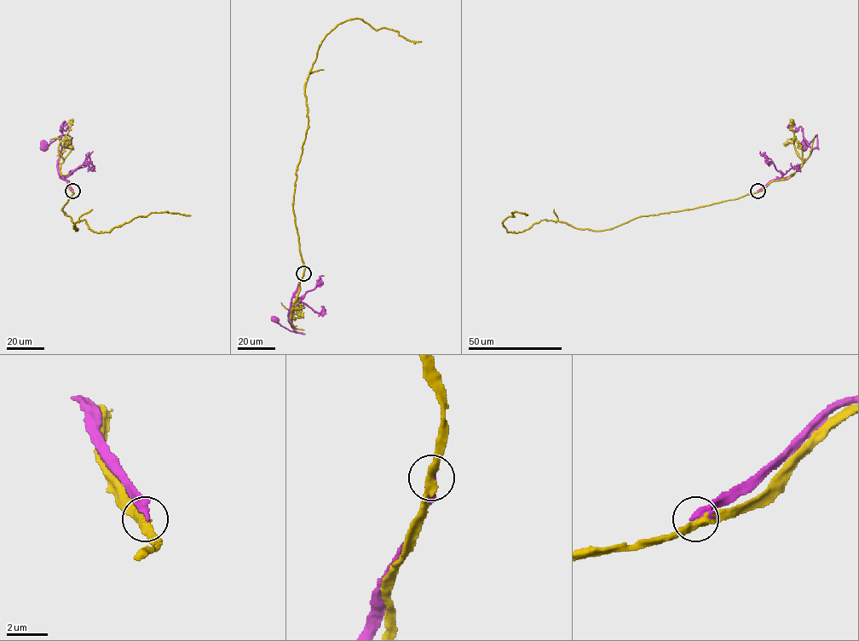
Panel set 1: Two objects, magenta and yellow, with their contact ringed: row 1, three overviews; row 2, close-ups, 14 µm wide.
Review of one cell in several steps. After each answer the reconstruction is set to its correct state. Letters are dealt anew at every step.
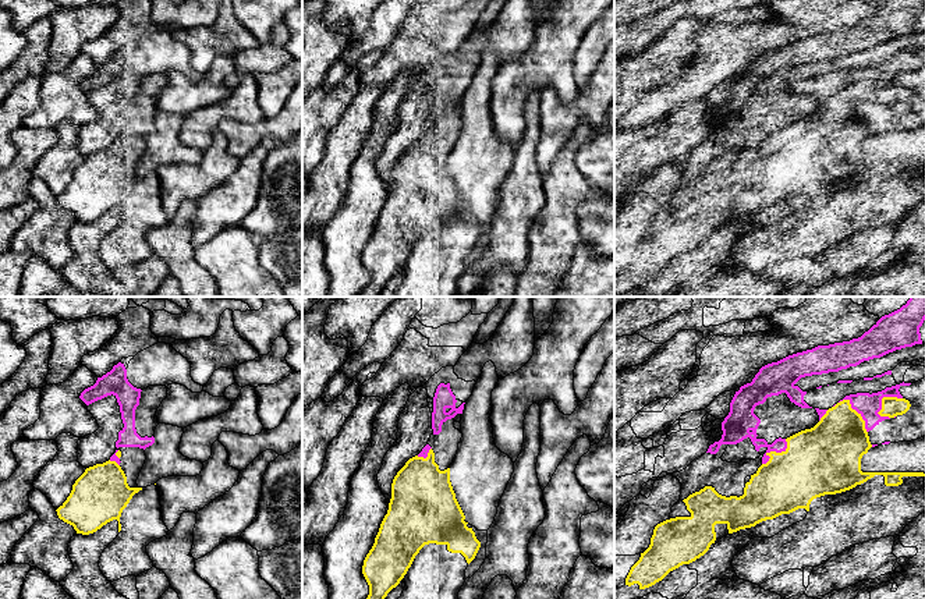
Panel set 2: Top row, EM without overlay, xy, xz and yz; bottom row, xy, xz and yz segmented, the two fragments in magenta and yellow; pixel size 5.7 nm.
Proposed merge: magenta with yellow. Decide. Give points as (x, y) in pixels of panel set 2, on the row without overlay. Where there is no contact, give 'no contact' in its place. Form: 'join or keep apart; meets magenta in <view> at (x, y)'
keep apart; meets magenta in yz at (885, 84)

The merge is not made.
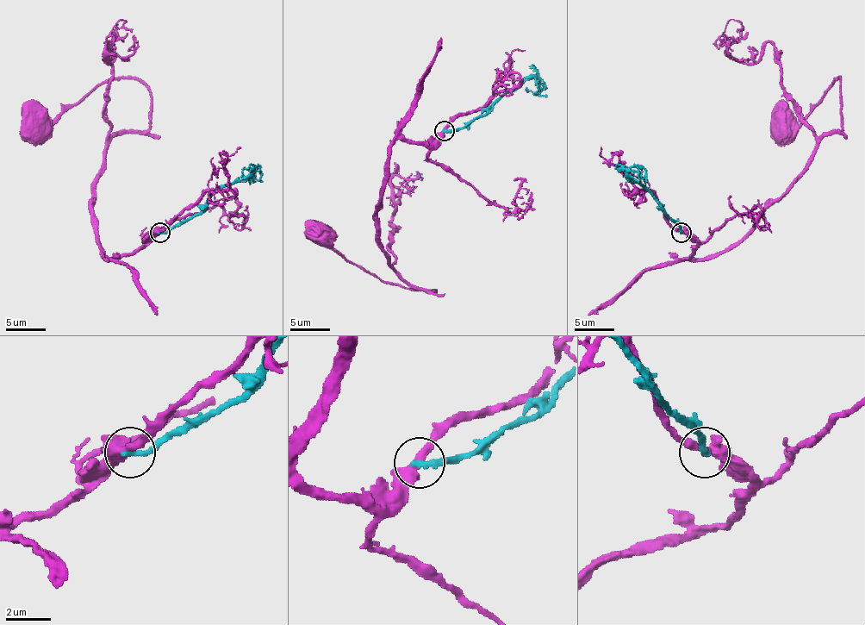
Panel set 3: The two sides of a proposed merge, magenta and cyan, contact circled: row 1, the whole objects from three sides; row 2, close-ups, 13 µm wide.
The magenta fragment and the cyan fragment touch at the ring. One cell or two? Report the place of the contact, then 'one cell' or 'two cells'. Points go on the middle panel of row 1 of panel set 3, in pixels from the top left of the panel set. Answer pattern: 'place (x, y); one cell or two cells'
place (444, 131); two cells

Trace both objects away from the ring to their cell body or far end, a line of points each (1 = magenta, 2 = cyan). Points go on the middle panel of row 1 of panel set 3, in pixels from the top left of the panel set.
1: (444, 130), (388, 150), (376, 235), (410, 284), (434, 290), (384, 283), (319, 234)
2: (444, 130), (457, 130), (469, 124), (525, 78), (535, 80), (538, 89), (533, 92), (529, 90)

